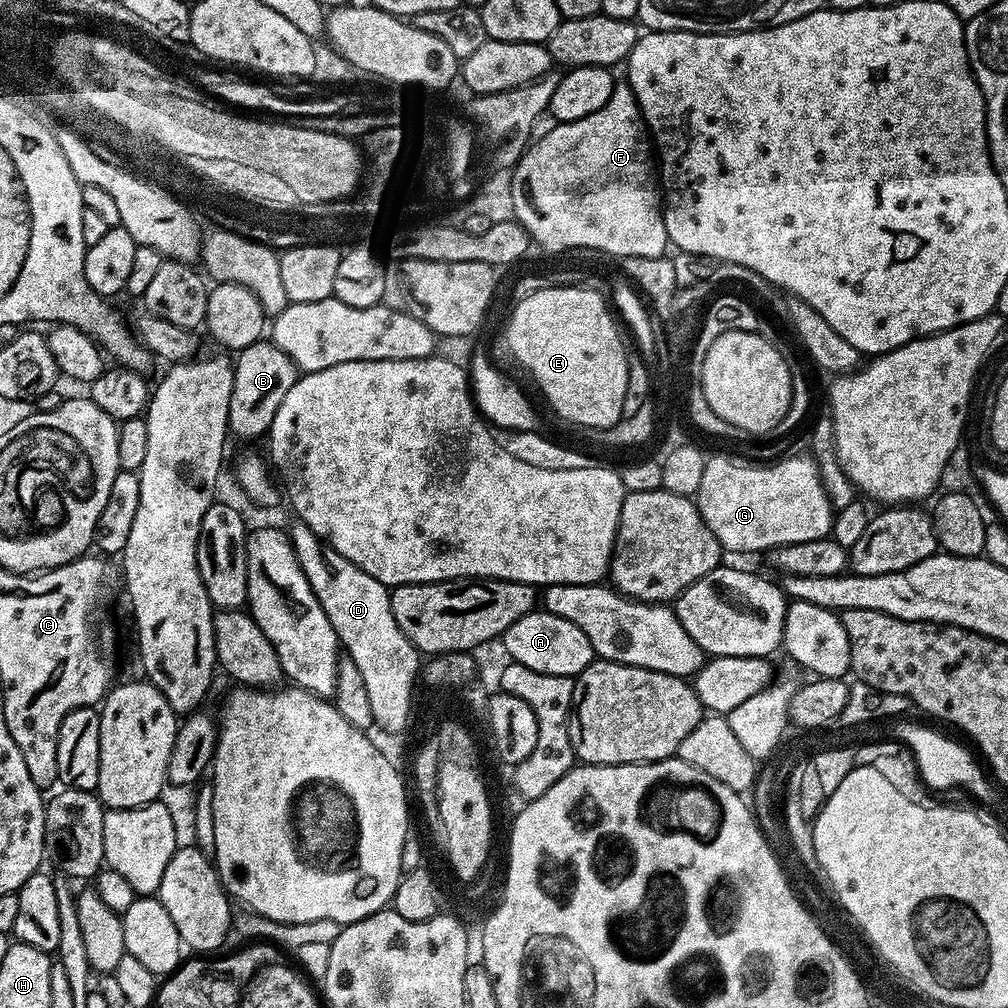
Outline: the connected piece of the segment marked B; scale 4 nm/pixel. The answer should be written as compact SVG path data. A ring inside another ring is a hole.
M271 342L251 344L239 349L235 357L232 373L234 386L230 394L230 410L228 411L228 430L233 437L240 440L256 440L267 433L272 425L274 414L286 398L290 386L298 378L298 369L291 358L282 350L278 350Z

